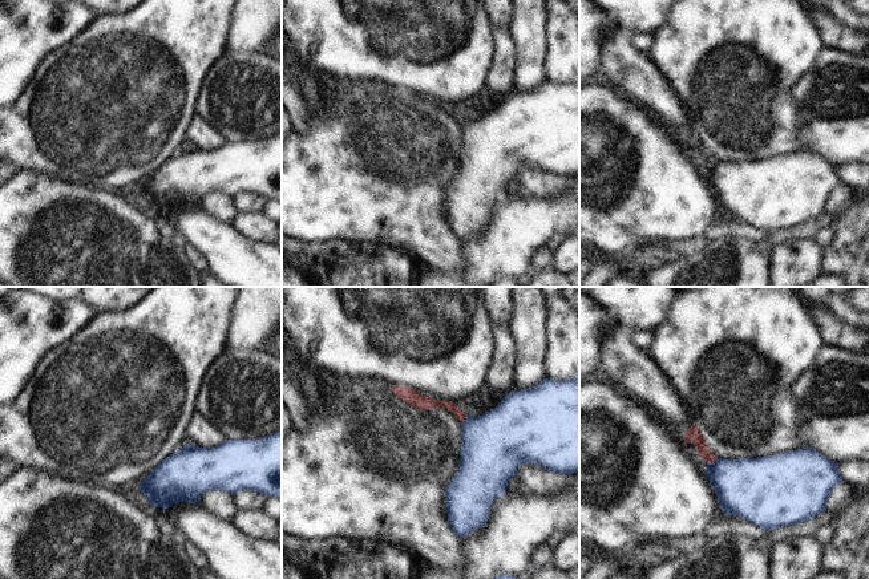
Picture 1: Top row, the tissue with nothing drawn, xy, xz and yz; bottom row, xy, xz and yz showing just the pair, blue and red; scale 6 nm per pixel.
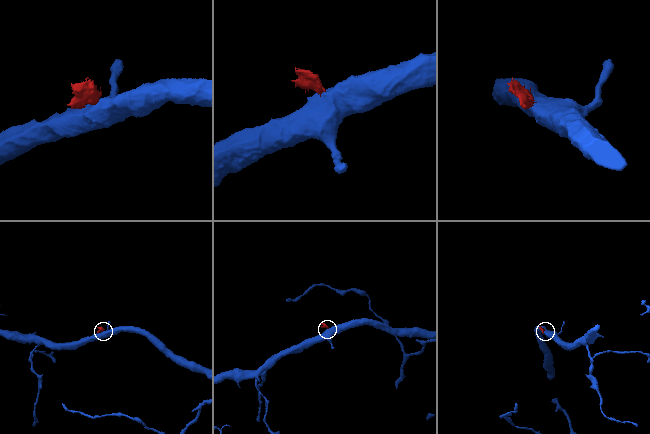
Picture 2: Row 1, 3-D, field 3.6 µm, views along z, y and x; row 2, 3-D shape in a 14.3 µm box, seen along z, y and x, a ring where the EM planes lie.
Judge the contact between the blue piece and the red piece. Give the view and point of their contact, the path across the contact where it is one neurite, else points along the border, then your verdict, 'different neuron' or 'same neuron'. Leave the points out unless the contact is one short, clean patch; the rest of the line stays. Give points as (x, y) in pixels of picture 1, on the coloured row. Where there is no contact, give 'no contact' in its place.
meets blue in yz at (714, 461); border along yz (718, 458), (707, 464); different neuron

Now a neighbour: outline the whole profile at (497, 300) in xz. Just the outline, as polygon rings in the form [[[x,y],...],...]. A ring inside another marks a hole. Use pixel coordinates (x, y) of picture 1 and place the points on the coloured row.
[[[481,287],[481,303],[493,324],[509,324],[513,313],[512,287]]]

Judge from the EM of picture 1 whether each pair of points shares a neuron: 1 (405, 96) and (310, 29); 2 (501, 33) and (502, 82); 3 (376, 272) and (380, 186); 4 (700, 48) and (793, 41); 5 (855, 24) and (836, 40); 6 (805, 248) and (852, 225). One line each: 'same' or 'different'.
1: different
2: same
3: different
4: same
5: different
6: different

